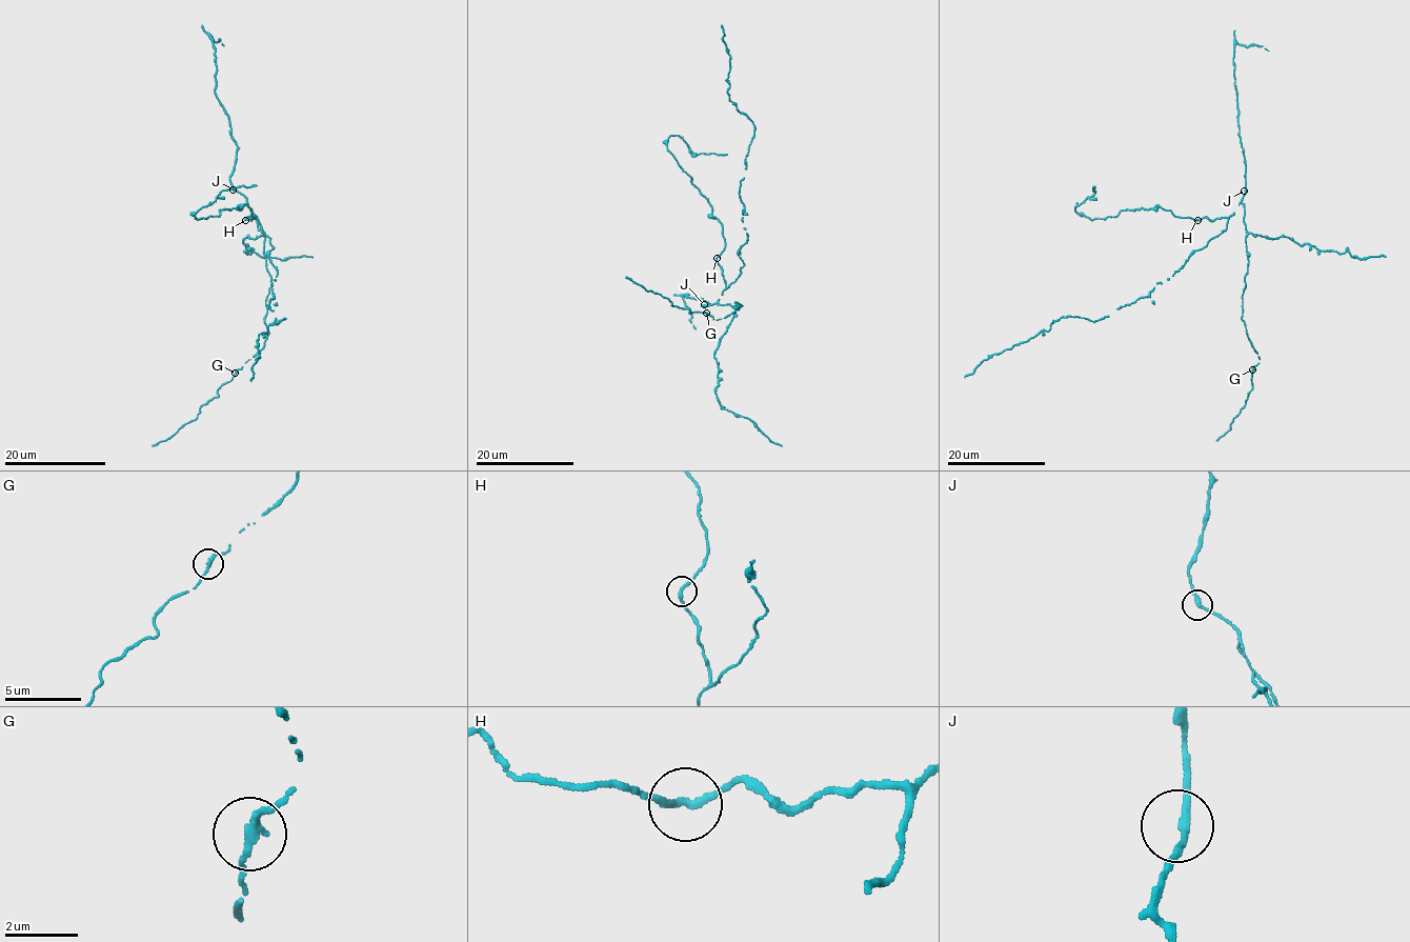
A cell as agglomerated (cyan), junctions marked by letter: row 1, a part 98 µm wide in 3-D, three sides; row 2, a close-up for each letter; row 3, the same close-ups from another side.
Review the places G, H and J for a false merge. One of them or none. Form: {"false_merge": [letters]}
{"false_merge": []}

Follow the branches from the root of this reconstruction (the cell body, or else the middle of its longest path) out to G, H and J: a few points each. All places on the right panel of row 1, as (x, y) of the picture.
G: (1227, 226), (1227, 220), (1241, 203), (1244, 207), (1248, 259), (1242, 321), (1260, 358), (1253, 368)
H: (1227, 226), (1226, 218), (1209, 220), (1204, 216), (1197, 220)
J: (1227, 226), (1227, 220), (1234, 213), (1244, 191)

